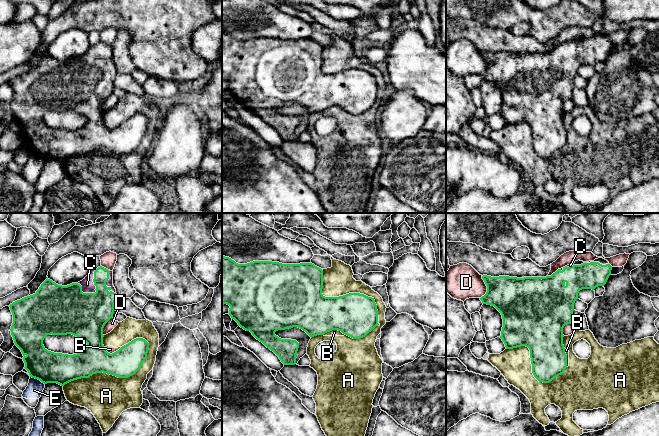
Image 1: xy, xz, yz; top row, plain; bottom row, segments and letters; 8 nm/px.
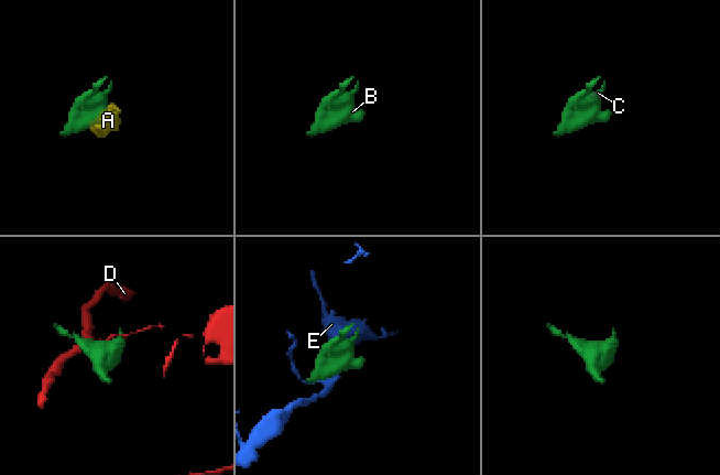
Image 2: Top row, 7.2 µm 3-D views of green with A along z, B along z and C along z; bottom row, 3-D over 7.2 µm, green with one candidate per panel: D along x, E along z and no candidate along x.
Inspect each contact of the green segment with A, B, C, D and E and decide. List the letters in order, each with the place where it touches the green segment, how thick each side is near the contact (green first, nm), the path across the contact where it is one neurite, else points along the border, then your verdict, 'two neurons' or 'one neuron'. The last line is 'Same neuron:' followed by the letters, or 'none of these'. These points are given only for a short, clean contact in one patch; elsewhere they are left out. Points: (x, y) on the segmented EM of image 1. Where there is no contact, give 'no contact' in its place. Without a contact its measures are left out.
A: xy (113, 375) | 240/360 nm | two neurons
B: xz (334, 329) | 360/50 nm | along xz (323, 334), (332, 330), (340, 330), (345, 334) | two neurons
C: xy (95, 285) | 360/100 nm | one neuron
D: yz (487, 287) | 340/280 nm | two neurons
E: xy (37, 378) | 260/140 nm | along xy (30, 376), (39, 379), (44, 384) | two neurons
Same neuron: C

